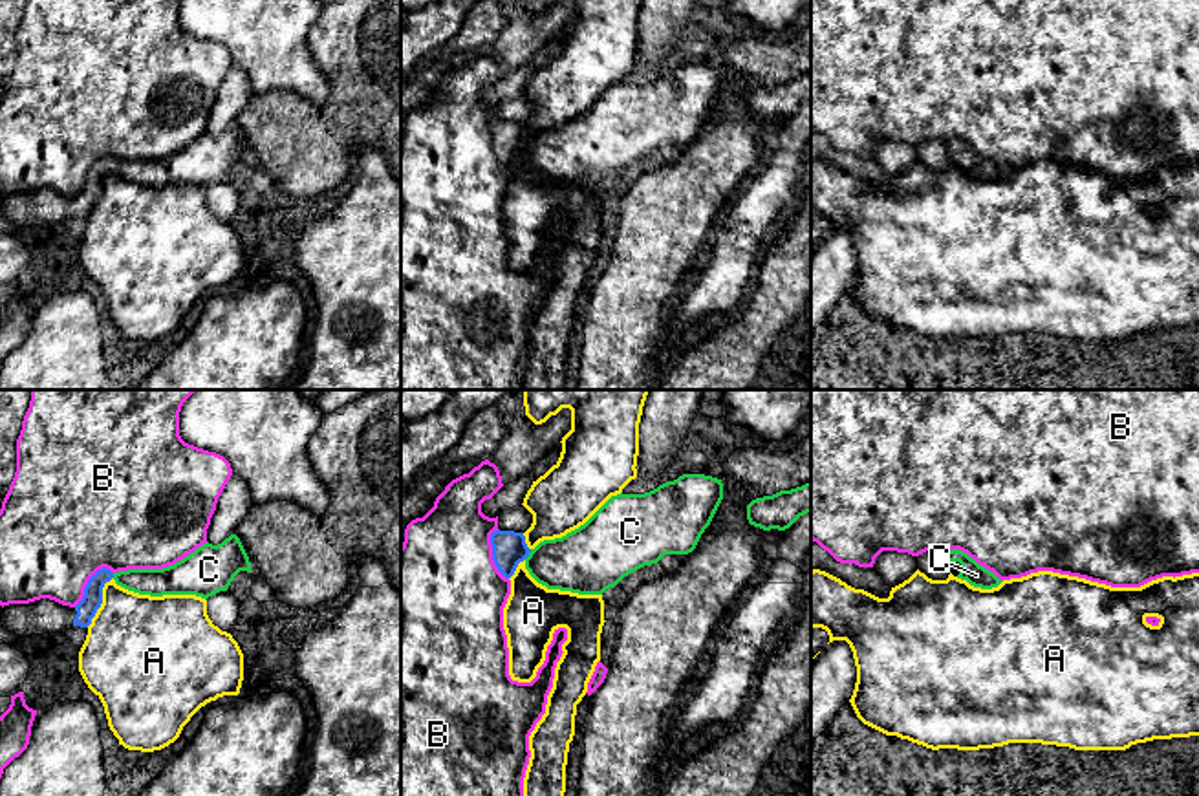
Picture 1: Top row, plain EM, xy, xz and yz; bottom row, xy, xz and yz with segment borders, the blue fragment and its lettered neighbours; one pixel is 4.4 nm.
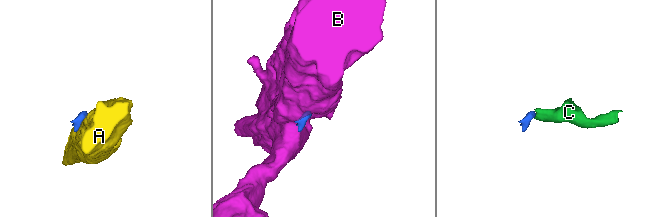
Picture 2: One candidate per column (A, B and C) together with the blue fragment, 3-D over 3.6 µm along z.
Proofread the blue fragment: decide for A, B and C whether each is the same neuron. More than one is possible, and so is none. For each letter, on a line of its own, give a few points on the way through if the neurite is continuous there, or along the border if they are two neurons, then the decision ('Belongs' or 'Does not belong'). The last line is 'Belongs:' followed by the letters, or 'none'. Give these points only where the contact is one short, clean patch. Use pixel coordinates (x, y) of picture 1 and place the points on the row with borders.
A: Boundary: xy (112, 577), (103, 588), (101, 606), (86, 626). Does not belong
B: Boundary: xz (495, 529), (491, 535), (493, 564), (507, 579). Does not belong
C: Path across: xz (509, 548), (528, 555), (537, 560), (584, 560). Belongs
Belongs: C

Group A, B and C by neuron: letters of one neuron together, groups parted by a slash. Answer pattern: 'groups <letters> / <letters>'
groups A / B / C

